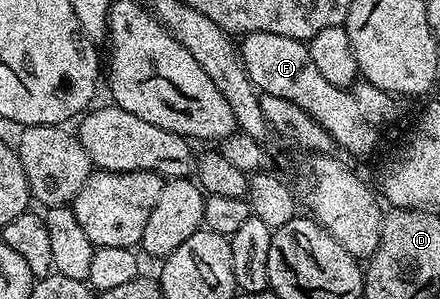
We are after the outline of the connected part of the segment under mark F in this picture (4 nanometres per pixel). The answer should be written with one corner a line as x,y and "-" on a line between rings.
253,33
242,36
238,49
239,57
243,60
243,71
256,92
273,97
285,97
285,101
301,105
301,109
305,109
305,113
309,113
309,117
313,117
313,121
317,121
317,125
321,125
321,129
325,129
325,133
329,133
329,137
333,137
348,156
369,154
382,141
382,131
399,115
400,100
387,91
377,89
369,82
356,81
350,87
338,87
325,81
317,65
313,65
310,46
302,39
281,37
281,33

